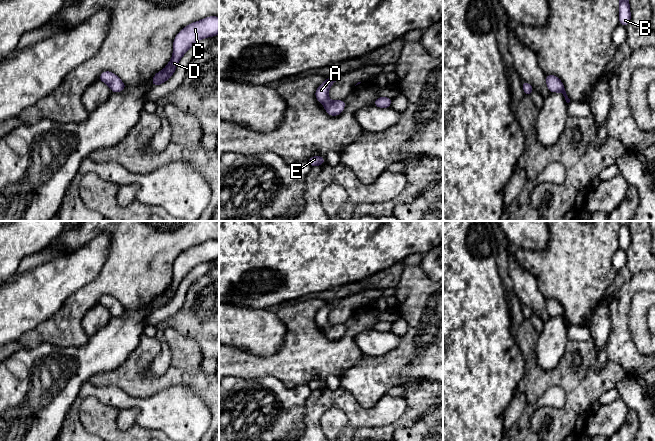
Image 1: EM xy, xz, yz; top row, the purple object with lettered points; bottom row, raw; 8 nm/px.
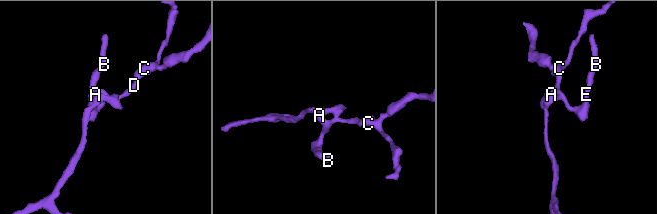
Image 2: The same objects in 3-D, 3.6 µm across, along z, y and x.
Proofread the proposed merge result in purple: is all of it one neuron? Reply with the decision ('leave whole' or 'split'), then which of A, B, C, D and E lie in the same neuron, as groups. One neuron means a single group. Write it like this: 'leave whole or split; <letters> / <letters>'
leave whole; A B C D E

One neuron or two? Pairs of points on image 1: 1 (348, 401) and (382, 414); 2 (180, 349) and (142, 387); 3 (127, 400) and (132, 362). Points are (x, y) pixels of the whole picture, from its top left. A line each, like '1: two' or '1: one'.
1: one
2: one
3: two

